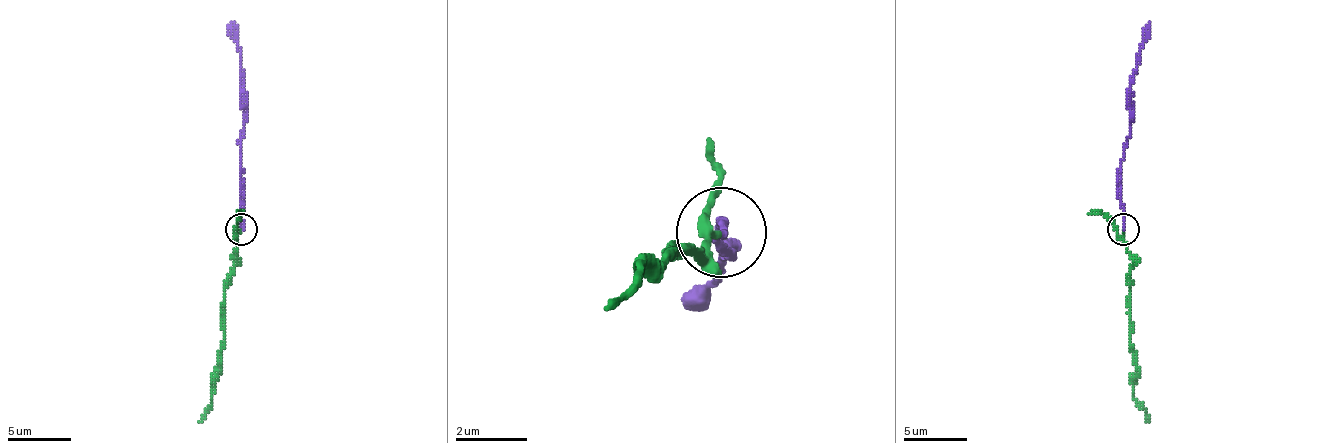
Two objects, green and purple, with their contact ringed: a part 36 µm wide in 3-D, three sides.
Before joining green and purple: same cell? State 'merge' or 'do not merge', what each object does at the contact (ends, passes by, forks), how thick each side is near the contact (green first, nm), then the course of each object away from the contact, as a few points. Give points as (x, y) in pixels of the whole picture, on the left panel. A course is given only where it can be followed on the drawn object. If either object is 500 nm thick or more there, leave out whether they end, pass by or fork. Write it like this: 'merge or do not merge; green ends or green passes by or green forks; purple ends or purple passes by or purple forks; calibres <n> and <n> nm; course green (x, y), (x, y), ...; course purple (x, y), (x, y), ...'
merge; green passes by; purple ends; calibres 200 and 160 nm; course green (240, 230), (224, 291), (224, 348), (215, 393), (199, 422); course purple (240, 230), (244, 79), (231, 22)

